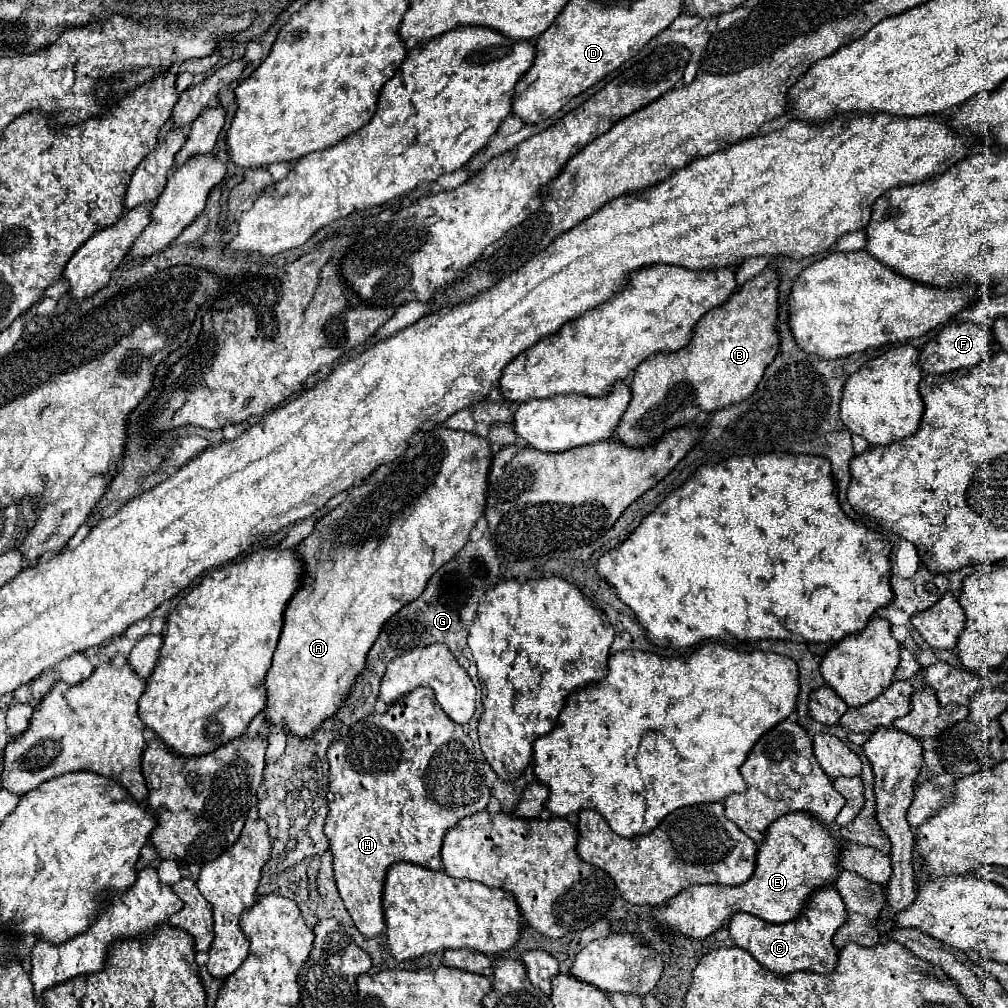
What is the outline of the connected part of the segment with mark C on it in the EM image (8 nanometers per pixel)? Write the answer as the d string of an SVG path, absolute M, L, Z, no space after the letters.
M829 888L829 892L813 894L807 902L807 908L803 910L803 916L787 924L769 924L753 914L737 912L729 920L729 934L739 948L751 952L755 960L759 960L775 974L785 976L797 970L829 974L835 970L839 960L837 948L833 946L833 936L847 922L847 918L849 914L839 892L835 888Z

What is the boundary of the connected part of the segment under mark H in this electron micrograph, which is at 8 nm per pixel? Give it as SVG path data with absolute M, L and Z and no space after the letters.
M417 688L413 692L409 692L407 696L401 698L401 702L393 704L387 708L385 714L371 714L365 720L357 722L357 726L343 736L339 742L335 742L329 750L327 750L327 760L329 760L329 792L327 792L327 802L329 802L329 816L327 816L327 824L325 824L325 834L329 838L331 844L331 854L333 854L333 868L335 868L335 882L339 888L339 894L343 898L345 908L349 910L357 930L367 936L367 938L375 938L381 936L385 932L385 914L383 914L383 884L385 884L385 876L387 870L391 868L391 864L395 862L413 862L419 866L425 866L429 870L441 870L443 862L441 862L441 842L443 836L447 834L447 830L451 830L461 818L467 818L471 814L477 814L481 810L485 810L487 802L489 802L489 786L485 782L485 758L483 752L479 750L479 746L473 744L473 740L469 738L469 734L463 730L463 726L459 726L457 722L453 722L437 704L433 690L429 688Z

